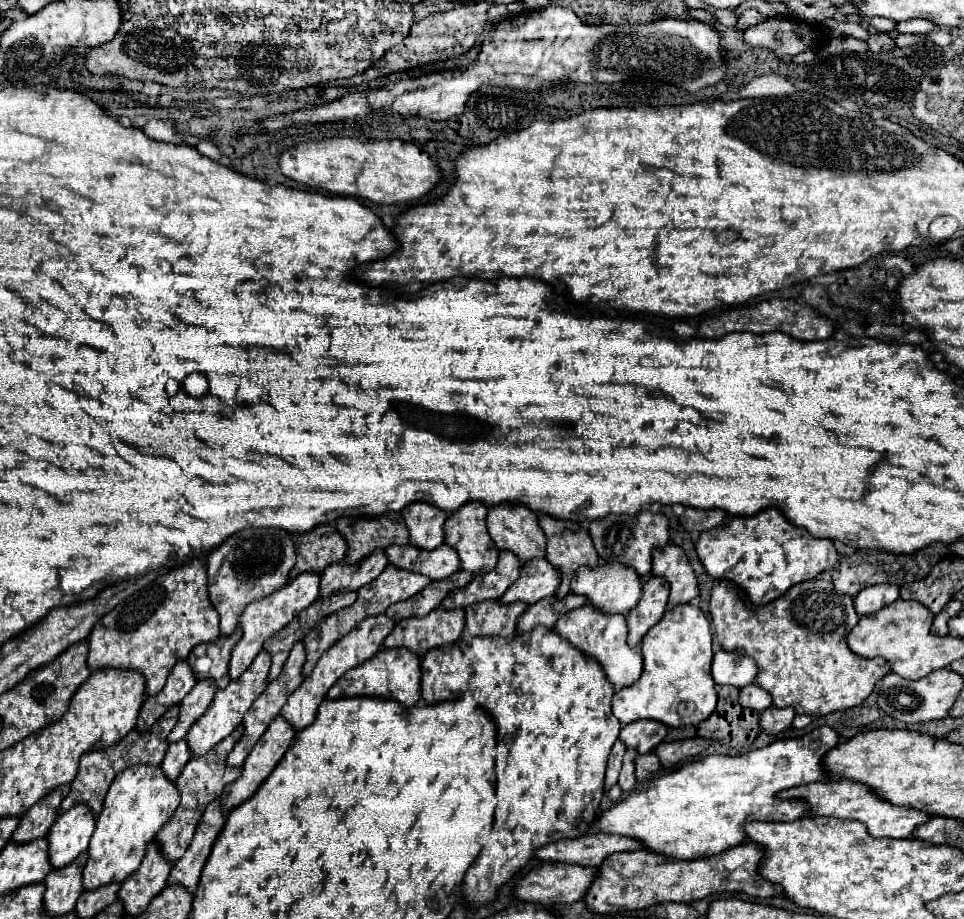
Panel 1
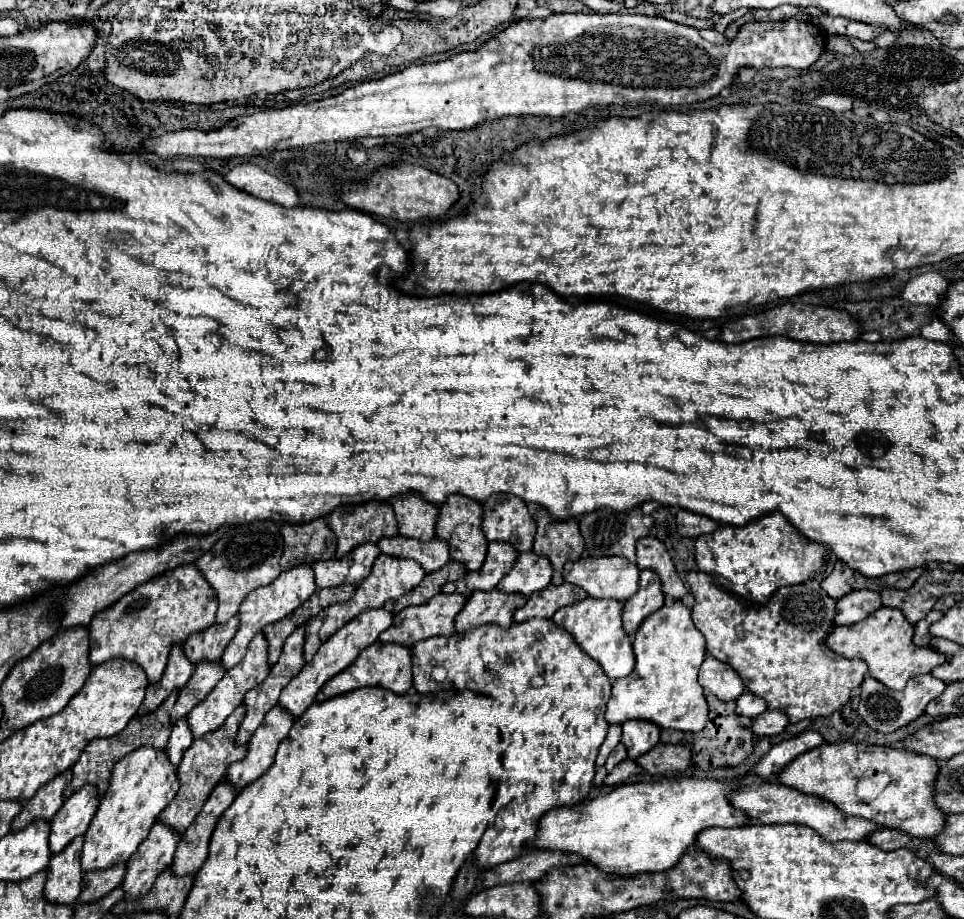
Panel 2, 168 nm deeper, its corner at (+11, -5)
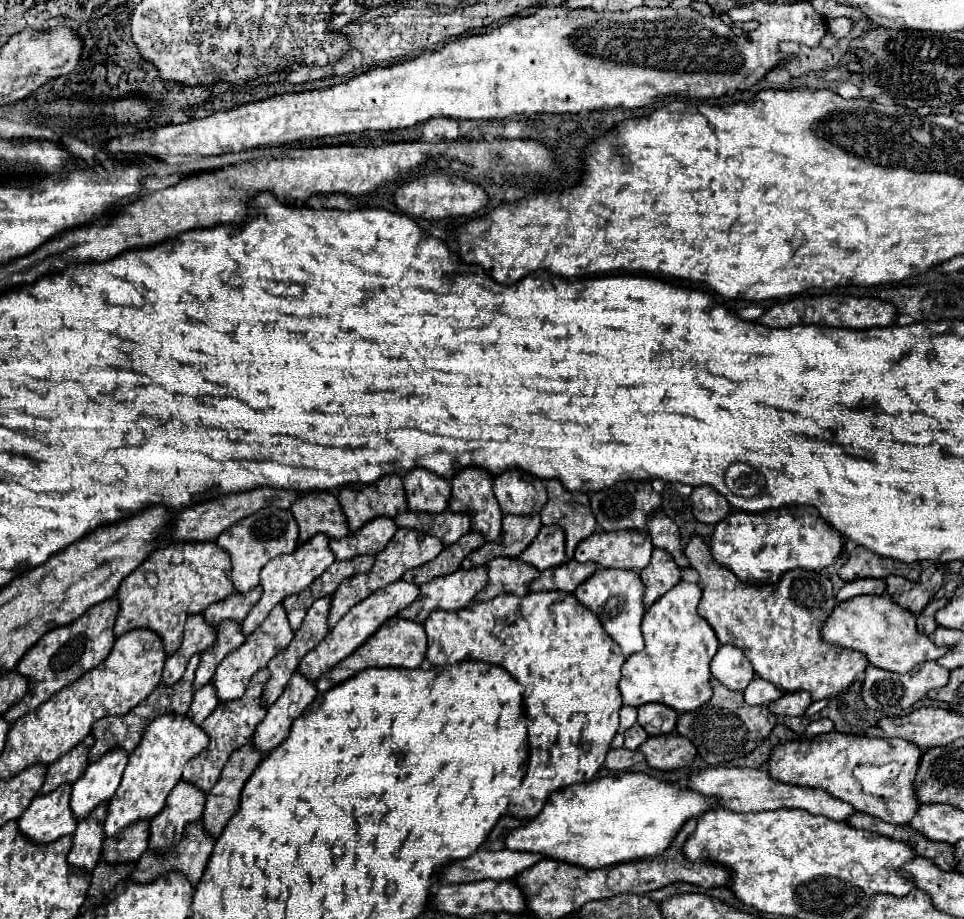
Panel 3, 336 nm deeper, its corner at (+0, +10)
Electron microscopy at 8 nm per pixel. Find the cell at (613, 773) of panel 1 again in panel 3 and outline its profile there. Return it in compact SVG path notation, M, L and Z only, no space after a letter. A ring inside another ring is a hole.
M623 706L621 708L621 726L619 726L619 734L623 734L627 728L631 728L637 722L637 708L633 706Z

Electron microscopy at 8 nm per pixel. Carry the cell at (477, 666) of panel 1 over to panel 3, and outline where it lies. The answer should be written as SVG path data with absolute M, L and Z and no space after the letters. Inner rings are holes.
M531 592L527 596L497 596L487 602L473 602L467 608L457 612L435 610L425 620L427 632L427 660L431 666L445 666L447 662L461 660L485 660L497 666L503 666L521 686L523 700L527 708L527 724L529 724L529 756L527 756L527 774L519 784L517 792L509 802L509 814L515 818L535 818L547 798L565 786L587 782L601 768L605 754L611 748L611 740L619 728L619 710L621 710L621 694L619 694L619 678L625 656L611 640L611 636L603 630L599 618L575 600L573 594L565 592ZM495 616L507 616L507 622L499 636L493 636ZM581 740L591 742L591 750L585 754L577 748Z

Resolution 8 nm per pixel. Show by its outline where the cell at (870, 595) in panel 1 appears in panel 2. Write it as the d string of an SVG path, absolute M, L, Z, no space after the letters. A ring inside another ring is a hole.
M860 589L844 595L836 603L836 625L852 625L862 619L866 619L870 613L880 609L882 599L880 593L870 591L870 589Z

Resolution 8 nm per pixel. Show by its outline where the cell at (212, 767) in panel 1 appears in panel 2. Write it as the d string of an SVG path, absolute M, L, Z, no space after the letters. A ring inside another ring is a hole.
M240 705L226 719L226 723L220 729L204 735L202 739L194 739L194 743L186 749L186 753L184 753L180 765L178 765L180 789L178 789L176 797L172 799L172 803L158 817L158 821L168 825L170 829L174 829L174 833L182 835L184 829L188 829L194 823L196 815L200 813L200 809L206 803L206 799L212 793L212 789L224 779L230 763L240 761L246 755L246 745L244 747L236 747L236 743L234 743L234 737L236 737L236 731L238 731L242 719L244 719L244 705Z

